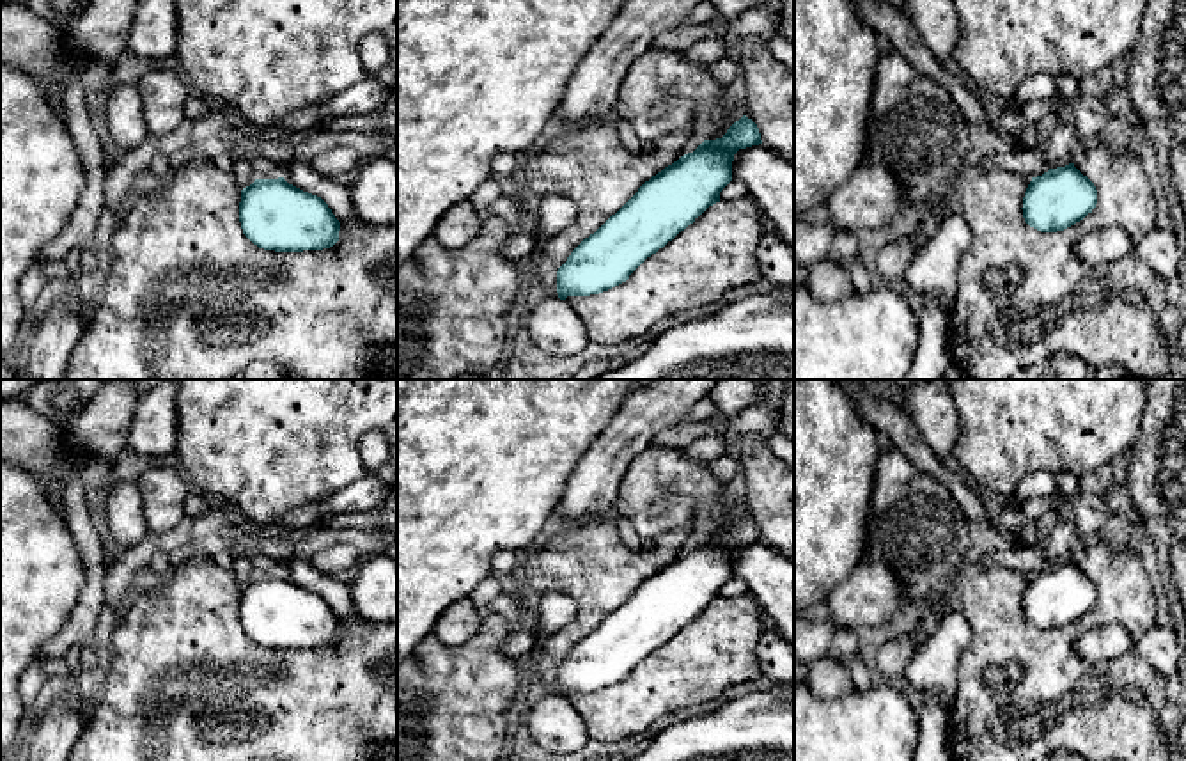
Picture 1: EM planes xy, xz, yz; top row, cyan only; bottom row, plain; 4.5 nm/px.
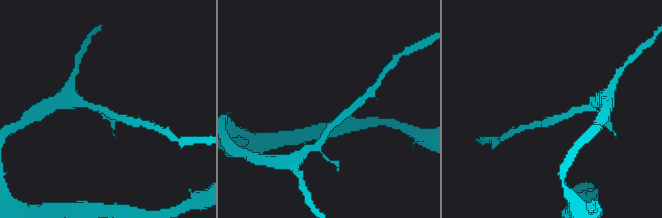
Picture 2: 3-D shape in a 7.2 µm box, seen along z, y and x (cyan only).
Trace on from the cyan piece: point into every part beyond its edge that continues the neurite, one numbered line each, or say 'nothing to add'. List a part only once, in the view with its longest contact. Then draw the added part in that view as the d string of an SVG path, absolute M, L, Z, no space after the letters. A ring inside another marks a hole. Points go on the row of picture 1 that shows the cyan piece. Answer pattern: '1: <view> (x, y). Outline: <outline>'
nothing to add

